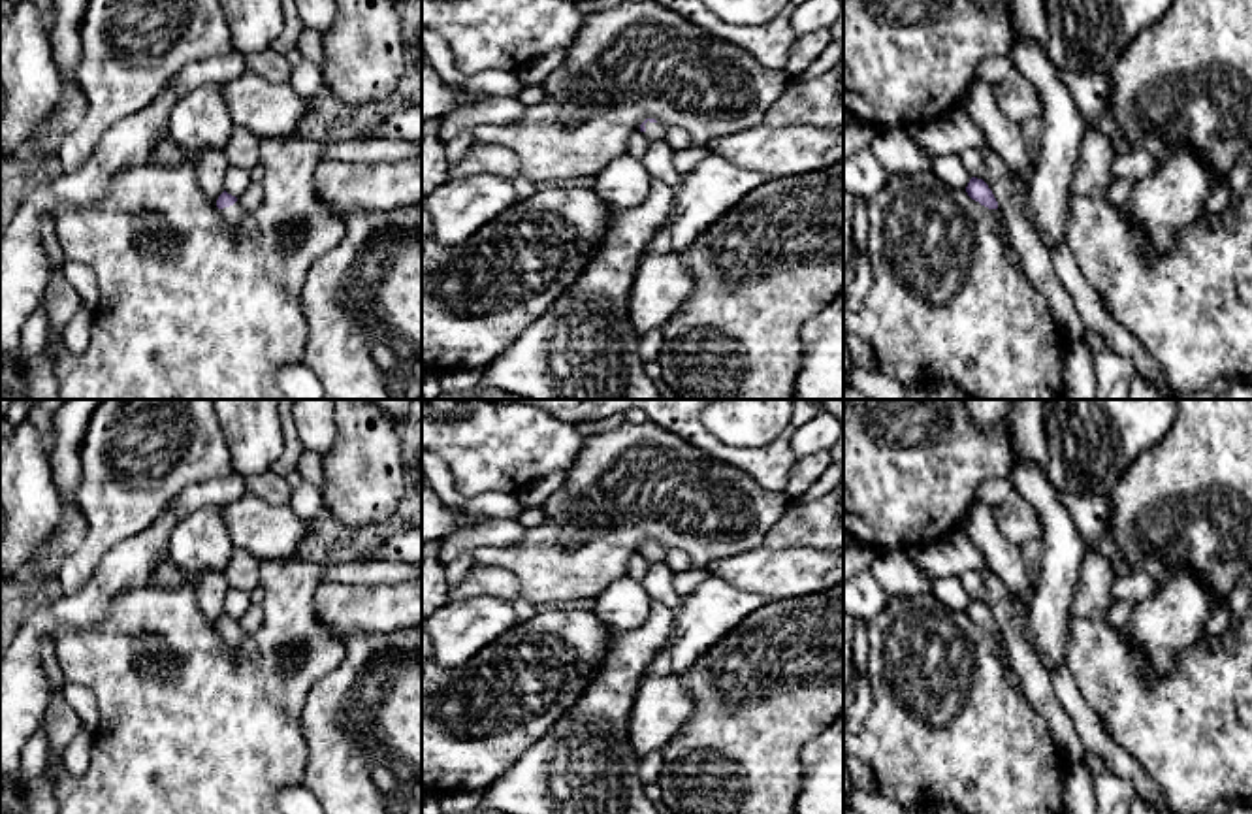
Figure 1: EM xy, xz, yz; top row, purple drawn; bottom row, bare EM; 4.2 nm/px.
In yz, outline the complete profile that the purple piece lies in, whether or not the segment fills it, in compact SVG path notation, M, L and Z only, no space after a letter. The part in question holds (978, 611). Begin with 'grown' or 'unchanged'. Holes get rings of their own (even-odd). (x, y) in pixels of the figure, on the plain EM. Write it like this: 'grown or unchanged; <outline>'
grown; M971 599L970 605L968 605L968 609L966 609L966 614L968 614L968 618L970 618L971 622L975 622L975 624L979 624L981 627L988 629L990 635L996 639L996 643L998 643L1000 648L1002 648L1003 659L1005 659L1005 663L1007 663L1007 667L1009 667L1009 684L1011 684L1013 688L1017 688L1017 690L1022 692L1022 684L1020 684L1017 673L1015 673L1013 667L1011 667L1011 659L1009 659L1009 656L1007 656L1007 648L1005 648L1005 644L1003 644L1003 637L1002 637L1002 633L998 631L998 624L996 624L996 620L994 620L992 612L988 610L988 607L987 607L983 601Z

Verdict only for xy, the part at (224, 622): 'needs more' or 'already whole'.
needs more

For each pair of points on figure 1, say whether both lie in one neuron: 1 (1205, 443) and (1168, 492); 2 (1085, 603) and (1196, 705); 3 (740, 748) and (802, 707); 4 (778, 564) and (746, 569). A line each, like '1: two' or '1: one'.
1: one
2: two
3: one
4: one

